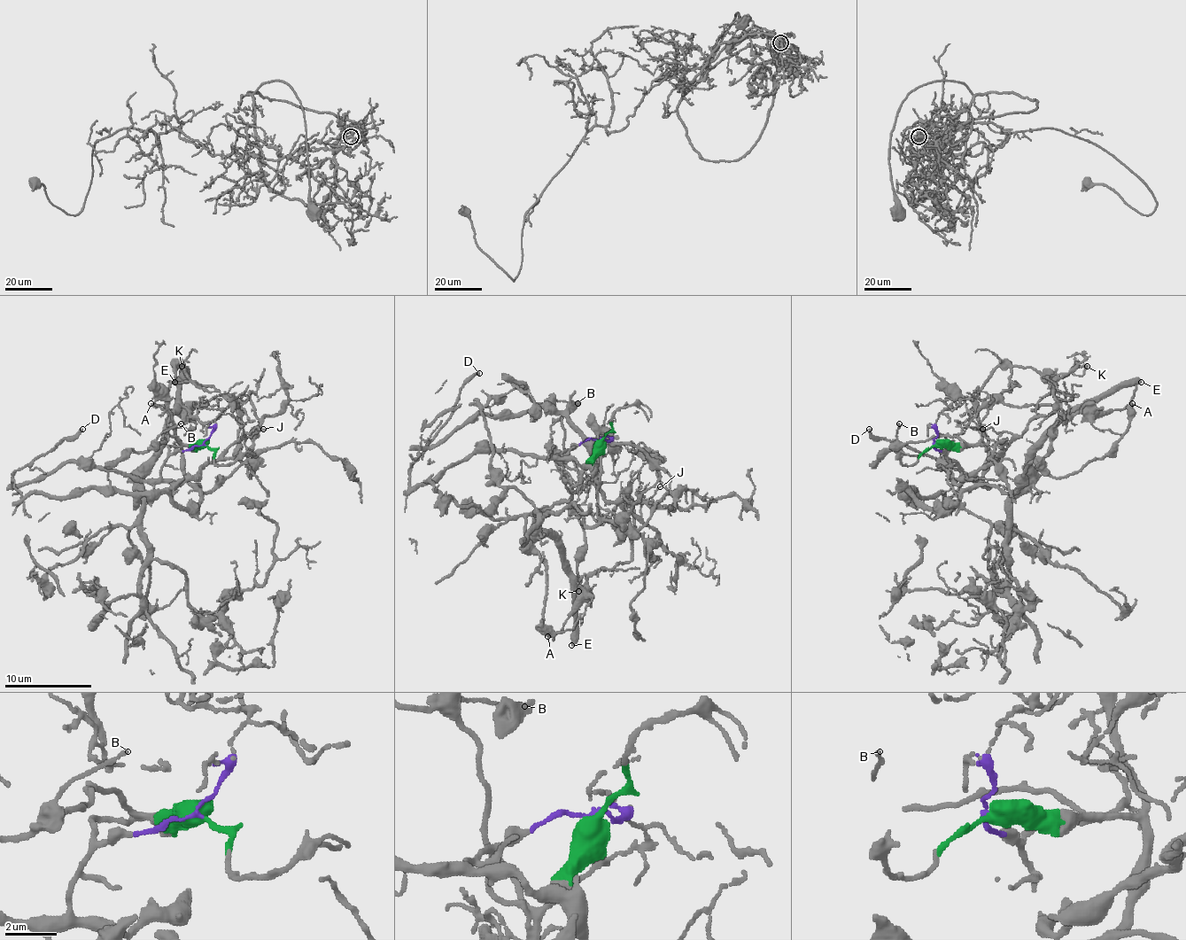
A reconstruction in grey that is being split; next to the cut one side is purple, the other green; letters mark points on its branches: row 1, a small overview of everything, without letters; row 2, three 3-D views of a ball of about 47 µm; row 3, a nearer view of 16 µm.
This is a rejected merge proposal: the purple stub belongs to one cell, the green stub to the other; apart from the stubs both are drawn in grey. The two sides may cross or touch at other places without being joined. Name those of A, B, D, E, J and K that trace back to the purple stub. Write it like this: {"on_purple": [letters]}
{"on_purple": ["A", "D", "E", "J"]}

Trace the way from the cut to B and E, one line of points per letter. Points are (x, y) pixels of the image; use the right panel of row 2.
B: (936, 445), (967, 445), (942, 436), (899, 442), (899, 423)
E: (936, 445), (960, 481), (997, 460), (996, 442), (978, 424), (996, 403), (1052, 405), (1067, 423), (1142, 381)

